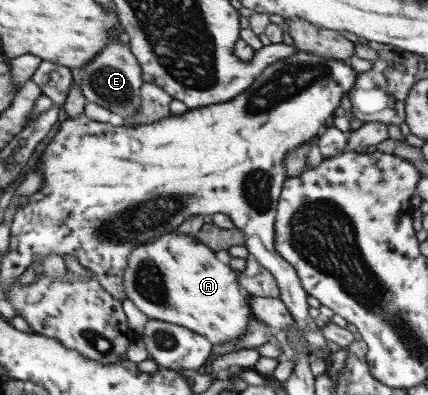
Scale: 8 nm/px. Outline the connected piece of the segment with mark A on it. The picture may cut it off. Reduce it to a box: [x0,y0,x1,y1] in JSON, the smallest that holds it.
[125,232,252,346]

